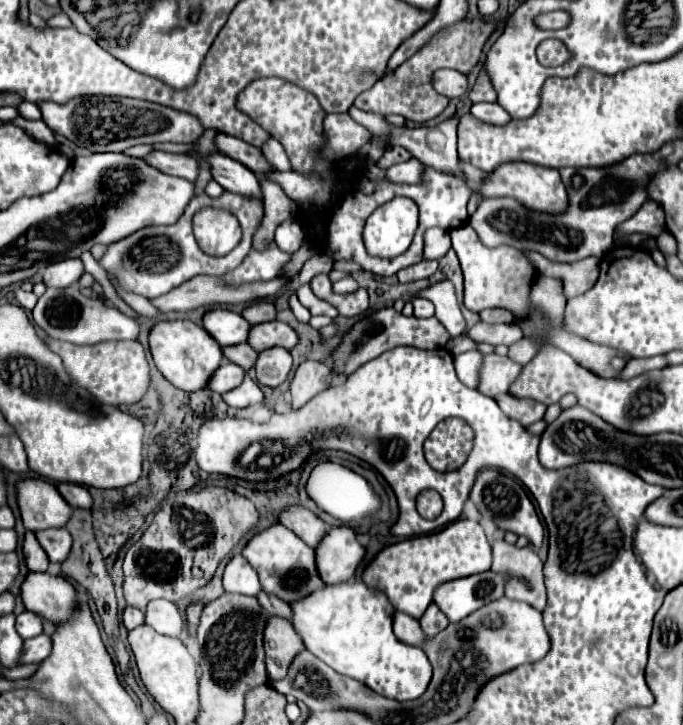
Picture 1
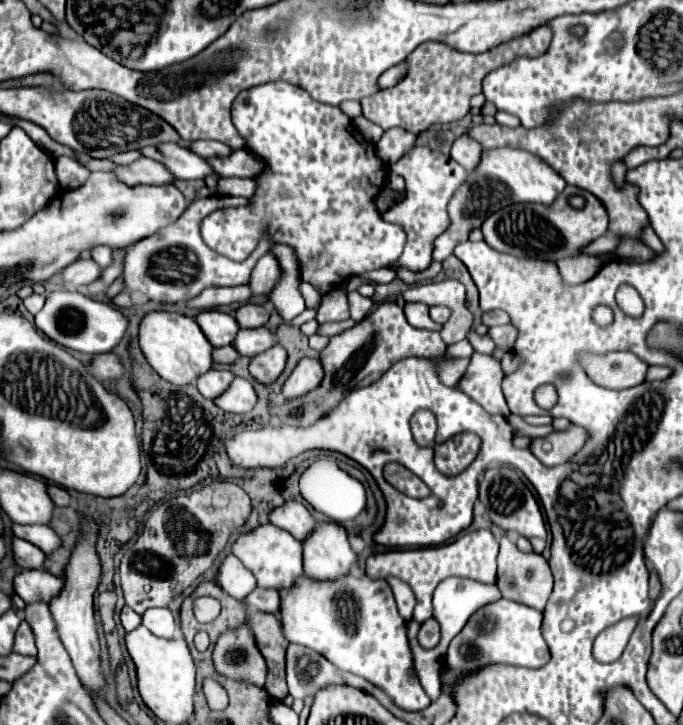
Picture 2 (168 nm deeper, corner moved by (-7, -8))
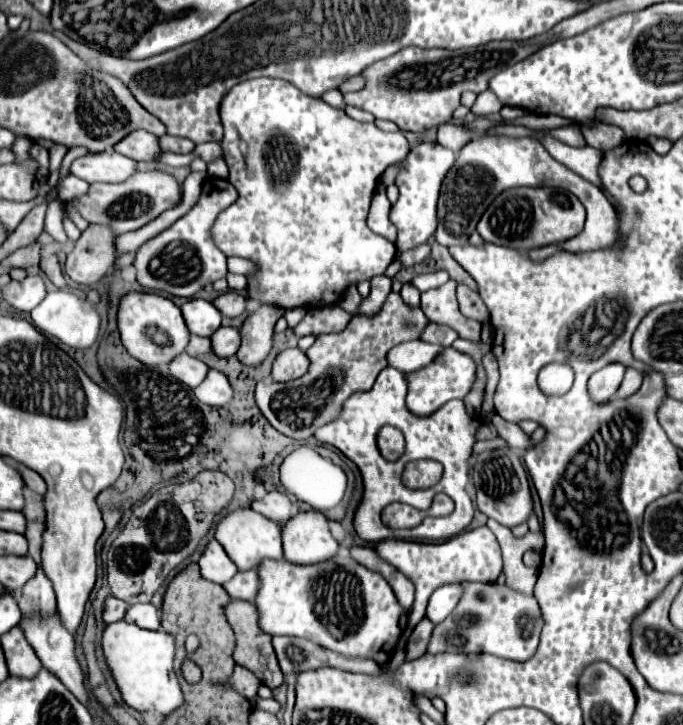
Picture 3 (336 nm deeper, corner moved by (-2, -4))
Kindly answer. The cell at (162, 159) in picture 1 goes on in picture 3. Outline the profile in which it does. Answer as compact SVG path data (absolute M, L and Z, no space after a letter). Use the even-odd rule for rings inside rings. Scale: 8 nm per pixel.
M116 152L86 154L76 158L70 166L70 172L88 184L92 182L124 182L138 170L138 162L132 158L120 156Z

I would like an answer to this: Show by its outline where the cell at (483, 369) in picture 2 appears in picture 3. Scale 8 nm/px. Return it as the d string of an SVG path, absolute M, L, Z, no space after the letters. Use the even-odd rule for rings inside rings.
M446 348L430 366L408 374L408 396L406 406L414 416L430 416L444 402L452 398L466 398L476 382L476 362L470 354L456 352L454 348Z

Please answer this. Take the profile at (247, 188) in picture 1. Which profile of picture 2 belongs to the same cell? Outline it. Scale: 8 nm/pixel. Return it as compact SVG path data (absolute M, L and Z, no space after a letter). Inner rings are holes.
M173 142L145 146L145 148L141 148L141 156L161 162L175 178L181 178L181 180L205 178L207 174L213 172L211 166L203 158L199 158L191 150L181 148L179 144L173 144Z

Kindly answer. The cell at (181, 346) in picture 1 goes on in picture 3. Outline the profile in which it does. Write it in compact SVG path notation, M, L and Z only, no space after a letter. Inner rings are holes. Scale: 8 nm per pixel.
M126 294L118 310L118 328L128 354L148 366L170 364L176 354L186 352L190 340L190 330L184 322L180 308L172 300L158 294Z

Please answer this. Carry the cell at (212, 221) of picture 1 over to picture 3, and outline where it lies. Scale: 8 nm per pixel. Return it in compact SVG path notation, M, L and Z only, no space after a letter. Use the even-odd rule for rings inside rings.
M256 78L256 80L248 80L248 82L240 82L236 84L222 100L220 104L220 116L222 116L222 124L224 124L224 138L222 138L222 148L224 148L224 160L230 168L230 176L228 182L232 182L232 186L238 190L238 200L220 212L218 220L214 222L210 236L214 240L214 244L226 254L226 256L240 256L240 258L250 258L256 260L256 264L260 264L260 270L248 278L248 292L250 298L258 298L264 304L274 304L274 306L282 306L282 308L298 308L298 306L328 306L328 304L336 304L342 294L346 292L348 286L358 284L362 280L368 280L372 276L384 274L384 270L388 268L388 264L396 258L396 246L386 240L380 234L374 234L368 224L366 224L366 216L368 216L368 208L370 208L370 200L372 194L376 190L382 172L400 162L410 146L408 140L404 138L402 132L394 132L394 134L386 134L382 130L378 130L374 124L362 124L356 122L352 118L348 118L348 114L344 110L332 108L328 106L324 100L320 98L310 98L306 94L302 94L296 86L284 82L284 80L276 80L276 78ZM228 128L236 128L238 132L238 140L228 140ZM248 142L248 152L242 154L240 144Z

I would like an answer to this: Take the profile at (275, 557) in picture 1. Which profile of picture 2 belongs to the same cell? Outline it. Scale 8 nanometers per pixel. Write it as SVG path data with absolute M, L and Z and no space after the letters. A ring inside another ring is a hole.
M261 524L245 534L241 534L233 546L231 552L245 564L247 570L253 572L259 586L263 588L289 588L295 578L303 574L303 556L301 556L301 542L295 540L289 532L273 526L273 524Z

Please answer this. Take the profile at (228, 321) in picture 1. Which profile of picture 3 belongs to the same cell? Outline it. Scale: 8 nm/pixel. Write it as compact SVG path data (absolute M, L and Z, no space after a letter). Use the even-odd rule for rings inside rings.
M190 300L182 306L186 326L196 336L212 336L222 326L222 314L212 302Z

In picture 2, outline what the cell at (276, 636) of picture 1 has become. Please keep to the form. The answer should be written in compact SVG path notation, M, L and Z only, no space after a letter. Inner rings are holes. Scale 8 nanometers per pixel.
M253 612L247 614L247 624L255 636L255 644L267 662L265 690L271 698L283 700L287 696L285 684L285 648L289 642L281 632L281 622L275 614Z

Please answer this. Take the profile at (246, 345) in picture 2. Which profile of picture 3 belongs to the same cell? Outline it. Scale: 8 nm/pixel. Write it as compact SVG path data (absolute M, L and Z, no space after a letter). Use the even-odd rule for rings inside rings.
M220 326L210 340L212 340L212 352L220 358L228 358L238 352L242 336L240 330L234 326Z

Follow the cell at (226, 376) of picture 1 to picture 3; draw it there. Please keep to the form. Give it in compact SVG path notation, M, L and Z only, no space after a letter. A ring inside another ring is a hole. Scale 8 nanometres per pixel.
M188 354L176 356L176 358L168 364L168 368L170 368L170 372L172 372L180 382L188 384L190 388L196 388L198 384L202 384L204 376L206 376L208 370L210 370L202 360L192 358L192 356L188 356Z

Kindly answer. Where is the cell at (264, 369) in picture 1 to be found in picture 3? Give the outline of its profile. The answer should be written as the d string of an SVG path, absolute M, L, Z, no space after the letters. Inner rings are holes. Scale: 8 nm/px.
M260 306L242 326L242 346L238 350L238 360L244 366L260 366L272 350L274 344L274 324L284 314L280 306Z

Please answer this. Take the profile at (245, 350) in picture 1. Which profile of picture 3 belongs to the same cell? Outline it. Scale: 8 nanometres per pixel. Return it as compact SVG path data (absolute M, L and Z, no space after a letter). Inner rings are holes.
M192 336L190 344L186 348L186 354L190 356L200 356L200 354L210 354L212 352L212 344L210 338L200 338L200 336Z

